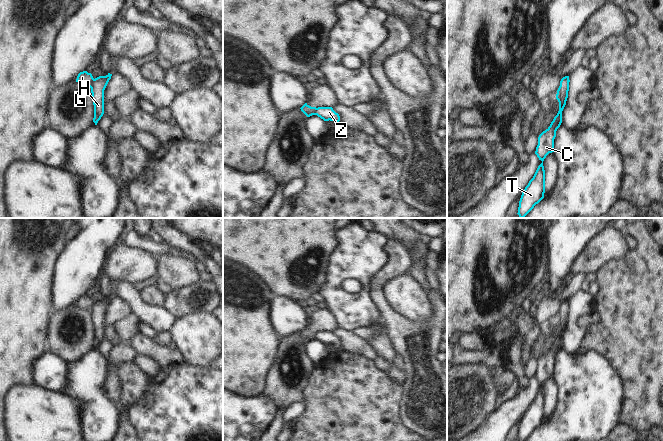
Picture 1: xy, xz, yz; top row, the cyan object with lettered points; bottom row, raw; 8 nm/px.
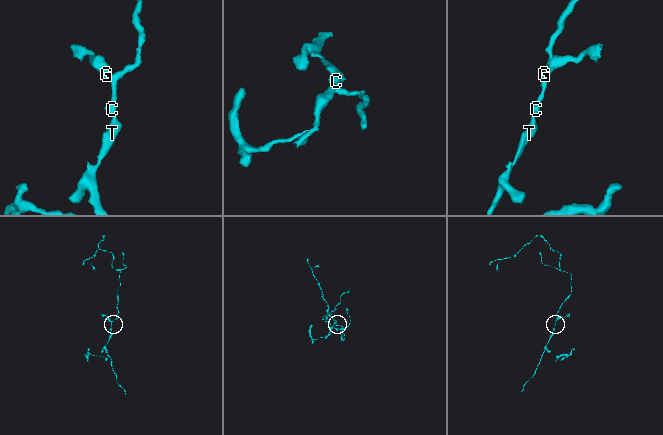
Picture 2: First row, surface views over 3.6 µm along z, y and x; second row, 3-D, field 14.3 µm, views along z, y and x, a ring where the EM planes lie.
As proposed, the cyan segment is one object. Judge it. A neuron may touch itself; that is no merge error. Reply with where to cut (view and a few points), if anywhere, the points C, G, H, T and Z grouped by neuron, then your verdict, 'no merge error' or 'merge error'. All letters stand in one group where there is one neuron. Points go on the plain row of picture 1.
cut in xy along (94, 303), (90, 311); C H T Z / G; merge error

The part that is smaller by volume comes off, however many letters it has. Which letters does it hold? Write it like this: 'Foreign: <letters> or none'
Foreign: G

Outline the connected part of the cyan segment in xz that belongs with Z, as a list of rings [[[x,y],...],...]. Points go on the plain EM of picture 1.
[[[318,331],[314,339],[317,339],[324,345],[335,345],[339,346],[340,345],[340,340],[338,337],[336,337],[332,331]]]

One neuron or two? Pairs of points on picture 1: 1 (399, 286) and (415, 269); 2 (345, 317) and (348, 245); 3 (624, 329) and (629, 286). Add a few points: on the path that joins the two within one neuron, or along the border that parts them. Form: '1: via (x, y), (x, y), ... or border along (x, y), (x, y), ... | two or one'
1: border along (406, 272), (425, 292) | two
2: via (336, 299), (333, 295), (333, 280), (342, 263) | one
3: via (626, 318), (629, 314), (629, 297) | one

